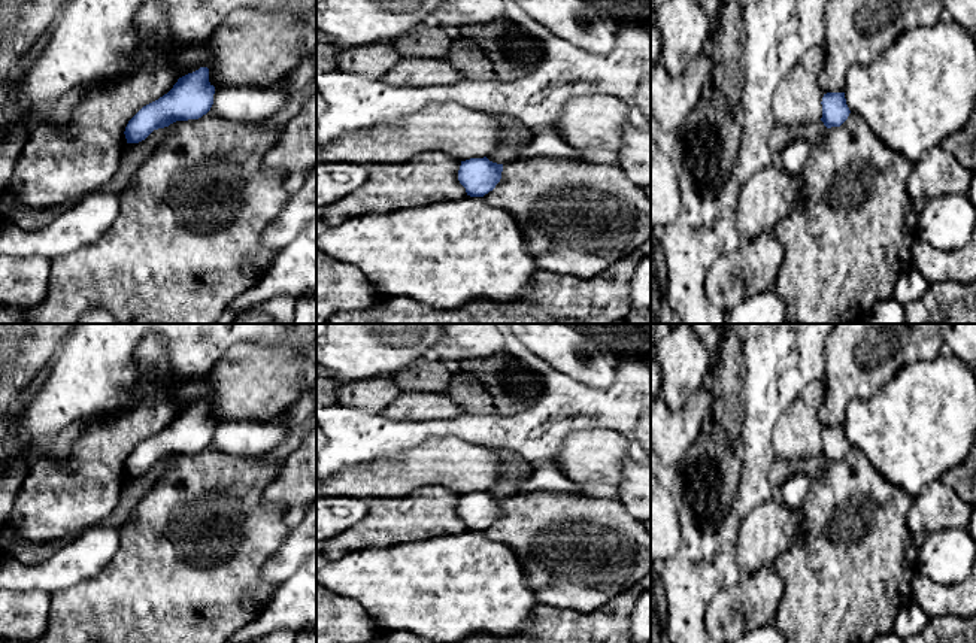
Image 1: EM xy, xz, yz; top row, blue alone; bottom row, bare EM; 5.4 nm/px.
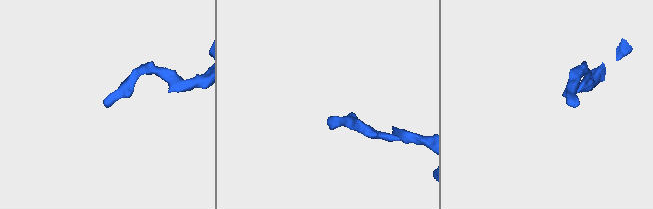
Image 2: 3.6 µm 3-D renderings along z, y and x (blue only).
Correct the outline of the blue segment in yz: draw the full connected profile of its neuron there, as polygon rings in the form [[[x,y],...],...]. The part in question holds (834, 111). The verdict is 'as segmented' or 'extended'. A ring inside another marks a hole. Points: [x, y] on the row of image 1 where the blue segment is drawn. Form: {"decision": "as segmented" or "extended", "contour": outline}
{"decision": "as segmented", "contour": [[[827,92],[822,97],[822,118],[827,128],[840,127],[849,116],[845,92]]]}

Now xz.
{"decision": "as segmented", "contour": [[[484,158],[461,161],[458,181],[470,197],[484,197],[495,188],[501,179],[503,164]]]}

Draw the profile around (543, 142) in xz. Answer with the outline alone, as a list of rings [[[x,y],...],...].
[[[537,128],[521,145],[519,154],[524,158],[552,157],[567,161],[585,161],[582,151],[567,145],[557,133],[549,128]]]

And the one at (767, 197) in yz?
[[[782,166],[757,172],[739,192],[737,228],[743,240],[754,240],[789,215],[798,192],[798,181]]]

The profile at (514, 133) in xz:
[[[491,113],[498,121],[501,131],[497,151],[487,158],[497,164],[506,164],[521,158],[521,145],[533,134],[534,130],[525,127],[516,118],[504,113]]]

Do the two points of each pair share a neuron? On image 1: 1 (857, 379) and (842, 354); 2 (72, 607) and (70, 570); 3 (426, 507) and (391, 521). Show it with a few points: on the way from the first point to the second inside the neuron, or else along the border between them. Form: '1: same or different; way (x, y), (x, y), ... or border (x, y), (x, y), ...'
1: same; way (857, 373), (857, 369), (848, 360)
2: different; border (100, 570), (93, 578), (51, 594)
3: same; way (417, 515), (400, 519)

